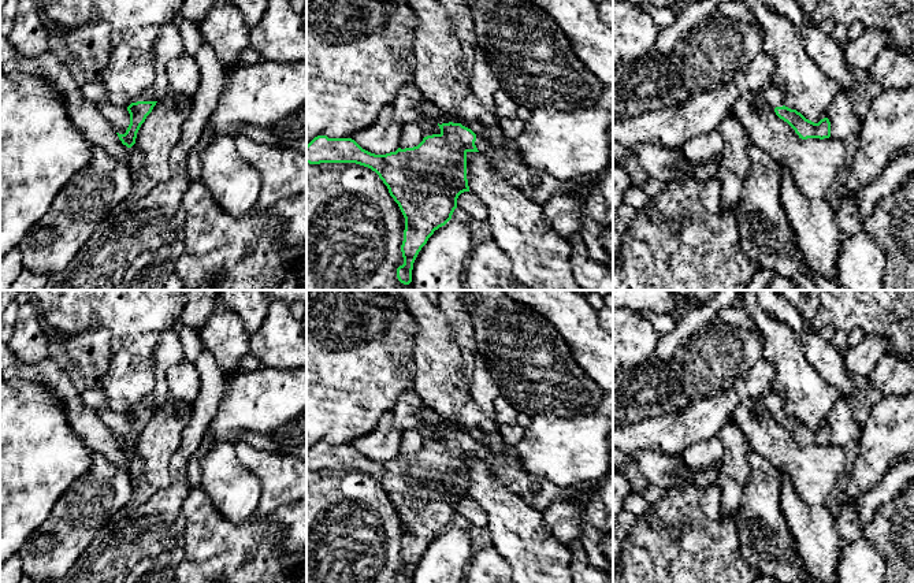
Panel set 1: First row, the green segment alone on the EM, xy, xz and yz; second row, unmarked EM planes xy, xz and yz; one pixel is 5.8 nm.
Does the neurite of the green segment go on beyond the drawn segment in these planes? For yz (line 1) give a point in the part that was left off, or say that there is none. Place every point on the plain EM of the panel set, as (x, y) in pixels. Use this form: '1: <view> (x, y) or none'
1: yz (773, 403)

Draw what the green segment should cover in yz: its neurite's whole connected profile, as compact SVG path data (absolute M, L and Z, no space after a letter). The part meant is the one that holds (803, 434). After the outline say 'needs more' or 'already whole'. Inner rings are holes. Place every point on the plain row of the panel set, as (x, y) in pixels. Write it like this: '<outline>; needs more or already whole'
M769 391L759 398L761 404L769 411L776 422L787 428L802 446L807 445L829 445L831 443L831 428L828 424L814 430L806 426L796 416L791 416L784 412L784 400L774 391Z; needs more

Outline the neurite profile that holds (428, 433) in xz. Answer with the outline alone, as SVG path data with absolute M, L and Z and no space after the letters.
M421 423L419 430L424 443L432 442L432 441L441 441L441 435L436 428L427 426L426 423Z

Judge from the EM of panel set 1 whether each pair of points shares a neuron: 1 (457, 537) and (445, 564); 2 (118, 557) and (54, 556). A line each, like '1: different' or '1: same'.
1: same
2: different

